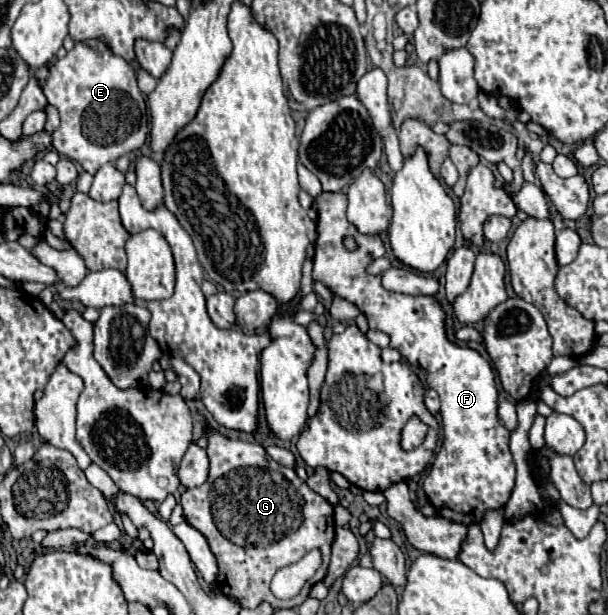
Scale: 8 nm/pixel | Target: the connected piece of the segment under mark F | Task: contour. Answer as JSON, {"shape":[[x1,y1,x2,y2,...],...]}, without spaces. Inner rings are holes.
{"shape":[[321,193,319,201,319,223,317,223,317,241,315,241,315,259,313,259,313,279,321,281,325,287,333,291,333,295,343,297,347,301,353,301,361,313,369,321,369,329,379,329,391,337,391,347,395,347,401,357,405,357,409,363,413,359,419,363,419,367,425,371,427,383,431,389,439,393,441,399,441,423,443,423,443,447,435,457,435,463,431,467,431,473,423,481,423,491,429,499,429,503,435,507,435,511,453,521,453,523,481,523,485,517,485,511,501,509,505,507,507,499,511,497,511,491,515,487,515,461,509,451,509,431,501,425,497,417,497,399,499,391,495,385,495,375,491,371,491,365,487,359,483,359,473,349,463,349,455,343,451,343,445,337,445,313,441,305,435,301,435,297,413,297,403,293,393,293,383,289,379,275,369,275,365,271,367,263,375,257,383,257,385,247,381,243,379,235,367,237,359,235,355,227,345,217,345,203,347,197,343,193],[351,235,357,243,357,249,345,247,345,237]]}

